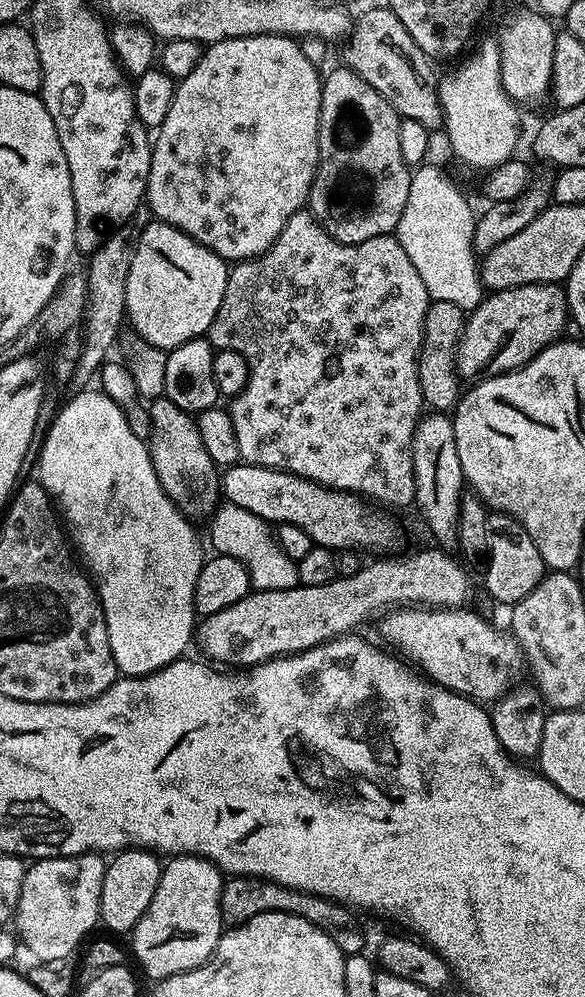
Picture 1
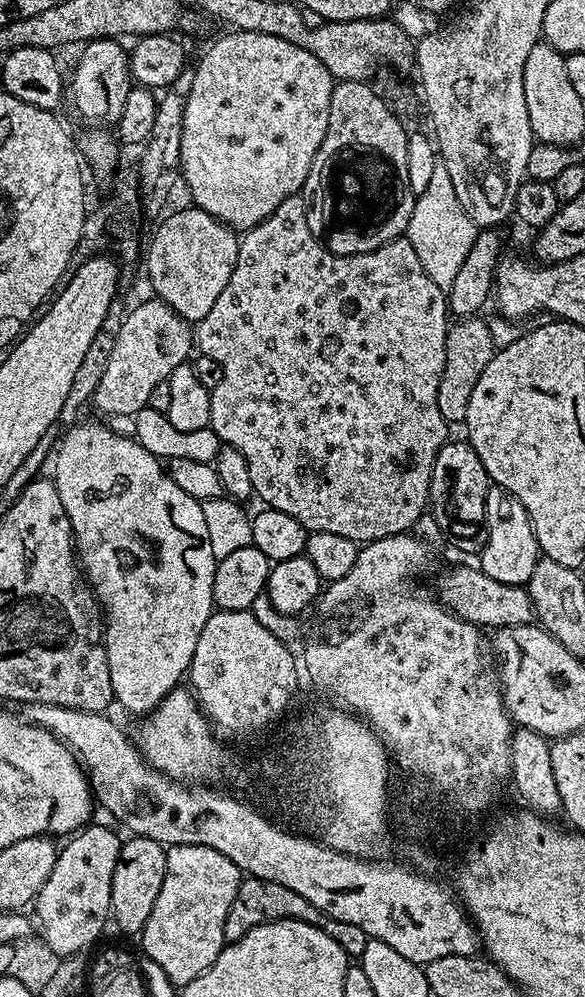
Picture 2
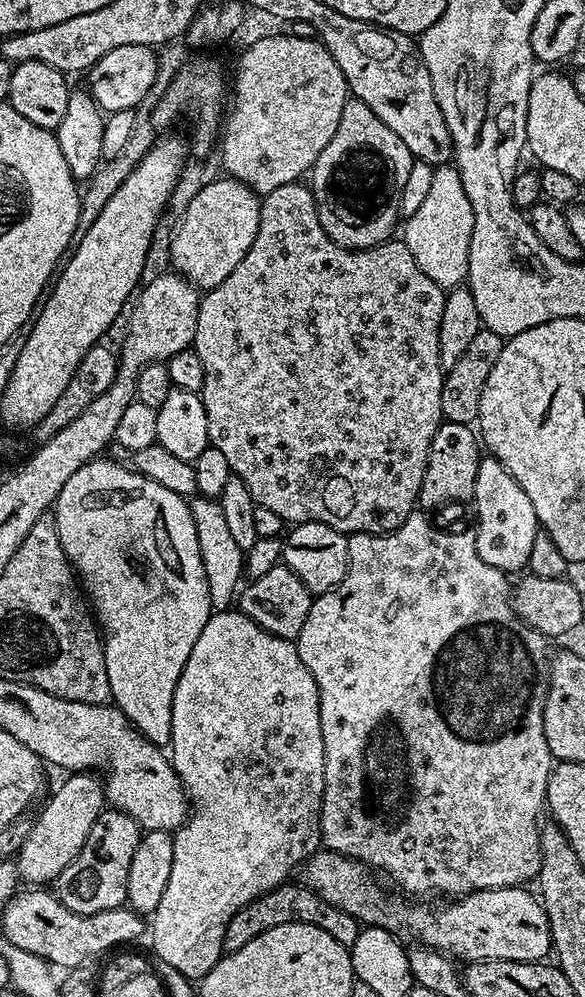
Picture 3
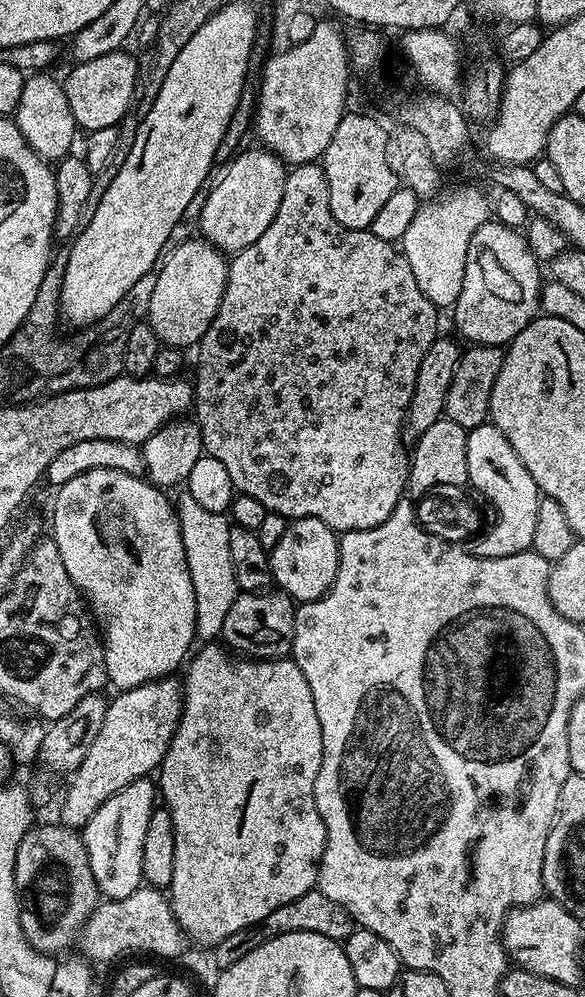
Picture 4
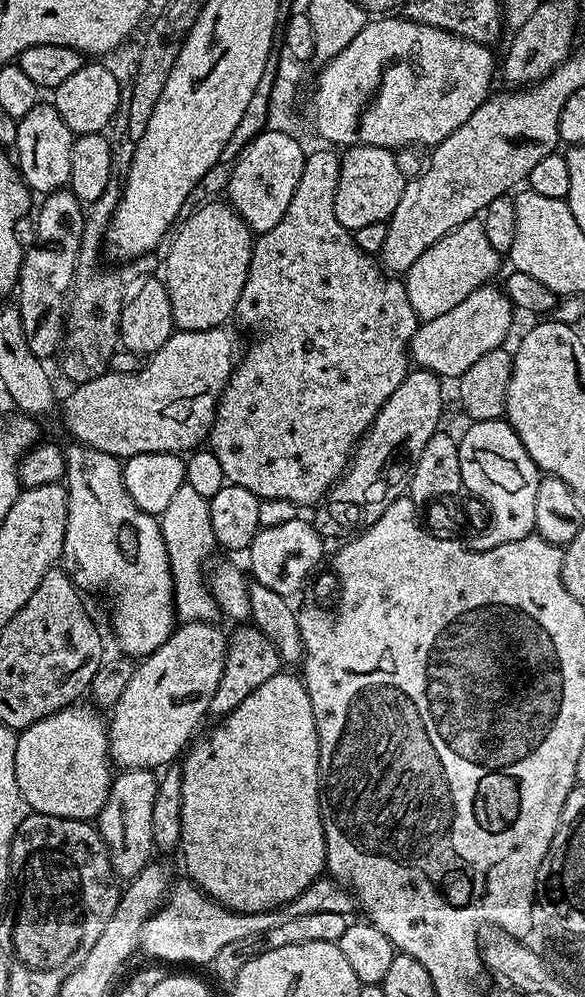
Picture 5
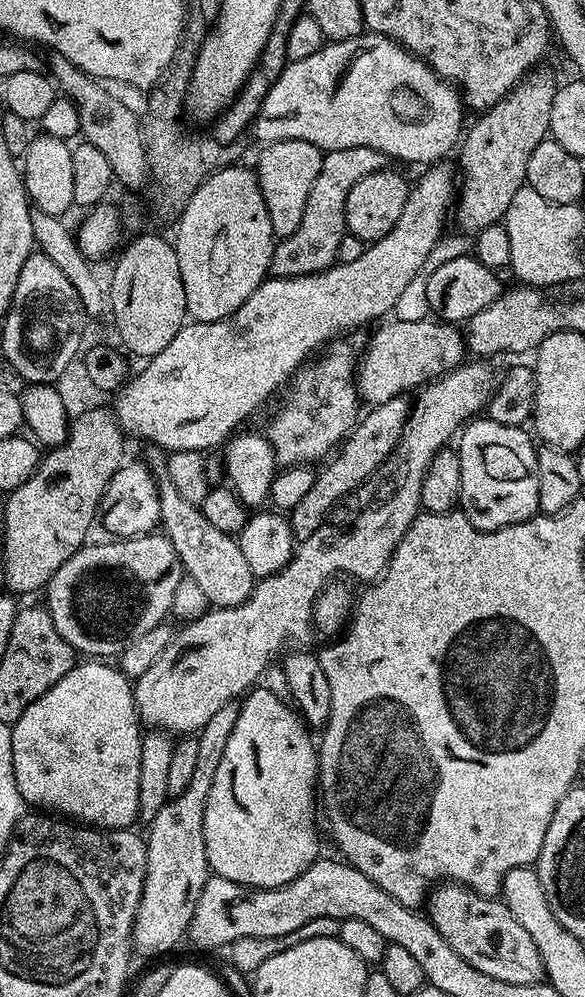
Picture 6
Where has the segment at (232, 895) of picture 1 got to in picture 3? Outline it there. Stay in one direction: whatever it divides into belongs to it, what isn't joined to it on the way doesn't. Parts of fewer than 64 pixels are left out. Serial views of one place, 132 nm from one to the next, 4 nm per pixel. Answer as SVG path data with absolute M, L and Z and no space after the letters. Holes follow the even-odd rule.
M292 883L279 884L274 890L254 898L249 904L237 910L234 918L230 918L230 922L226 926L225 953L242 950L242 946L246 946L246 942L250 942L258 934L262 934L266 930L274 930L274 926L286 926L287 924L318 926L322 930L326 930L326 934L330 934L330 938L334 938L339 944L345 946L350 946L354 942L354 938L358 938L362 927L360 921L355 920L350 914L346 914L344 910L338 910L338 906L330 906L330 902L322 900L317 892L310 891L309 888L304 887L303 883Z

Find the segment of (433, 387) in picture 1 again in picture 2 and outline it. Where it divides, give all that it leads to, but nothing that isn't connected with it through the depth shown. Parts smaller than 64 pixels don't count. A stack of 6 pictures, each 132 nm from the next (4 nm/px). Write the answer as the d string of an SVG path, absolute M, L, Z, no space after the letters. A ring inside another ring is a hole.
M480 316L457 319L446 334L446 366L442 366L442 382L438 382L438 411L449 426L464 424L466 410L470 410L470 394L482 370L490 366L490 358L496 355L498 344L492 341L492 328Z

